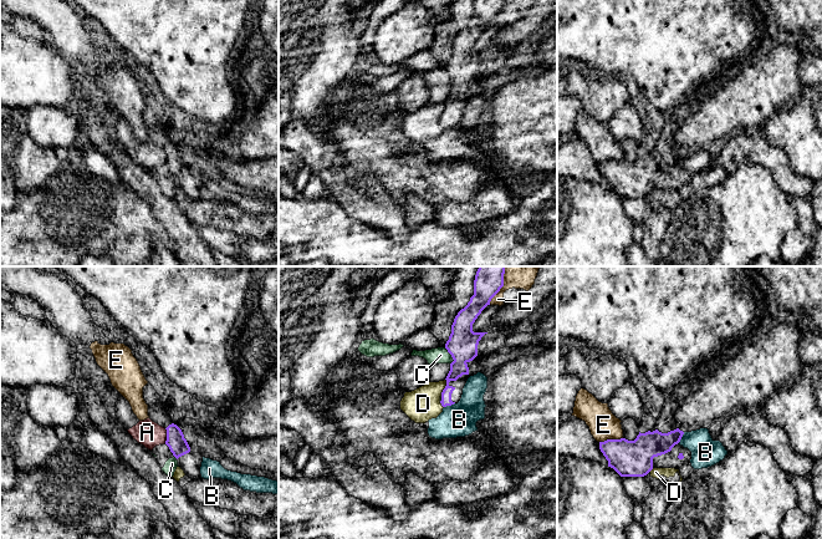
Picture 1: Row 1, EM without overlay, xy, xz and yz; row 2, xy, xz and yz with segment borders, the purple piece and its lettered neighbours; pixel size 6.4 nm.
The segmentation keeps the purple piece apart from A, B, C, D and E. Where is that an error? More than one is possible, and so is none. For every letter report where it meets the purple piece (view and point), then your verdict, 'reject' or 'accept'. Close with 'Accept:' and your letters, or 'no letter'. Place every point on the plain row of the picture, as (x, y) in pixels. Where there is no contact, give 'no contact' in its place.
A: xy (167, 157) | reject
B: xz (449, 126) | reject
C: xz (452, 77) | reject
D: xz (445, 108) | reject
E: xz (499, 11) | reject
Accept: no letter

